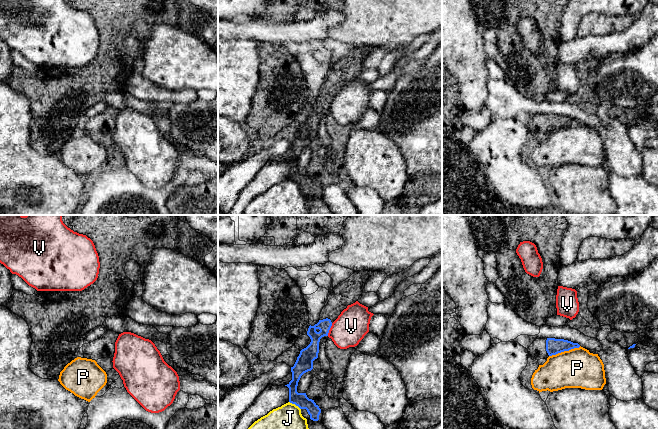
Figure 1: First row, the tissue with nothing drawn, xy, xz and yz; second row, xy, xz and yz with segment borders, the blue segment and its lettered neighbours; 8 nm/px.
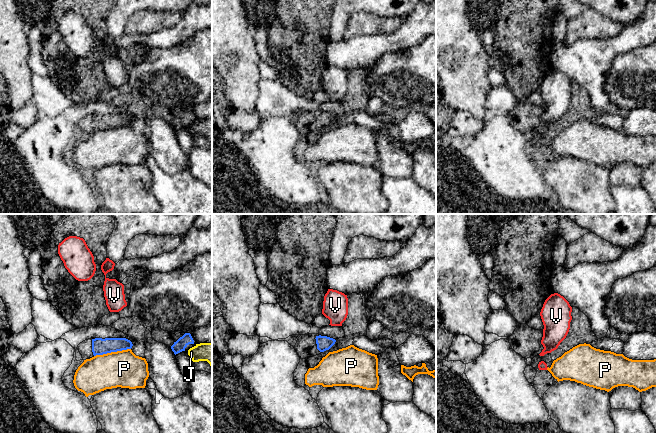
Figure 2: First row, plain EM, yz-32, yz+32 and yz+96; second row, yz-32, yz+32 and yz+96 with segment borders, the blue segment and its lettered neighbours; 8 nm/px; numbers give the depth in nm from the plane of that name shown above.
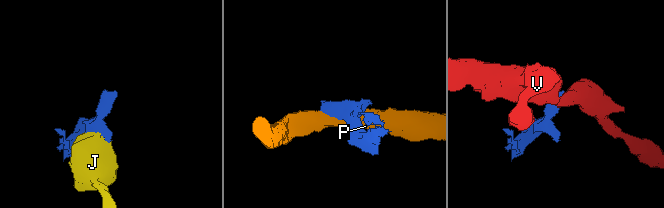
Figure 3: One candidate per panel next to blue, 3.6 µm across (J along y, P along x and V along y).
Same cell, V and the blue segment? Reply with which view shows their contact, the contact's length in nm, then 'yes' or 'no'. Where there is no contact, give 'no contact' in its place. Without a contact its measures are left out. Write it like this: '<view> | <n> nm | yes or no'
xz | 110 nm | no

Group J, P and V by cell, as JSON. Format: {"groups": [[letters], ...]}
{"groups": [["J"], ["P"], ["V"]]}

